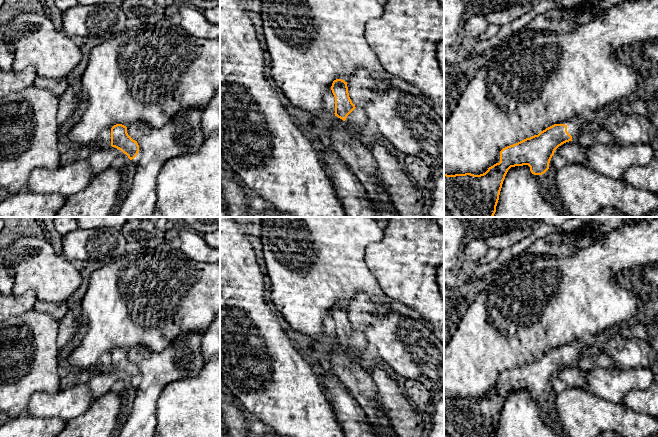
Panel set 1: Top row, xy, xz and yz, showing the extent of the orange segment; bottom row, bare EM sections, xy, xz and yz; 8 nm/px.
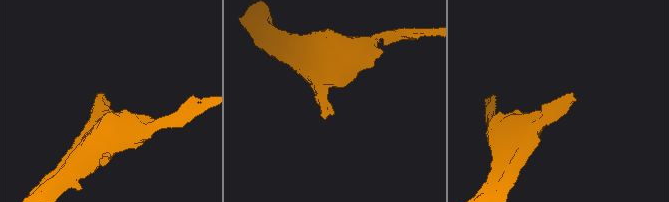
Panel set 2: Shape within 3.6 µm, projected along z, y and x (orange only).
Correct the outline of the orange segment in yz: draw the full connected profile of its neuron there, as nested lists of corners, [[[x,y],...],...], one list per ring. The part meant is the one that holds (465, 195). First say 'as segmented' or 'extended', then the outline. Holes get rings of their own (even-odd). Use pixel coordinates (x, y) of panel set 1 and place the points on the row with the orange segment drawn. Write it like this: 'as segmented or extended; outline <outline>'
extended; outline [[[603,112],[582,116],[573,120],[569,129],[565,124],[554,124],[538,135],[507,146],[500,151],[500,162],[489,167],[483,174],[444,174],[444,217],[493,217],[503,181],[511,167],[528,165],[532,174],[544,174],[549,169],[549,163],[555,150],[562,144],[572,141],[573,137],[580,134],[578,131],[582,128],[598,127],[602,116]]]

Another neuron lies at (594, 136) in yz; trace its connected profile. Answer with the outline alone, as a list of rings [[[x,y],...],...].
[[[599,127],[591,128],[588,131],[578,134],[572,138],[572,141],[585,148],[589,148],[597,144],[615,144],[613,136]]]

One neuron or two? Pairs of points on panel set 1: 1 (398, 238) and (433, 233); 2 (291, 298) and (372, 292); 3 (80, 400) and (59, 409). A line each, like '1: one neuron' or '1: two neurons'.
1: one neuron
2: one neuron
3: one neuron

